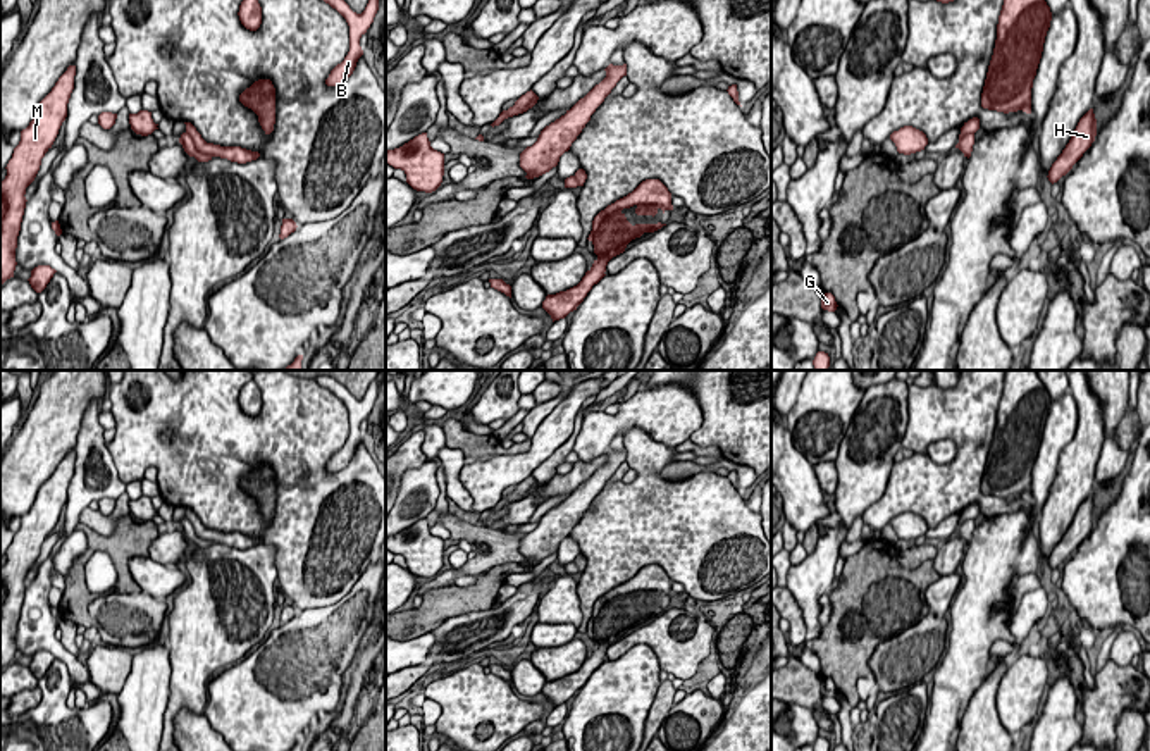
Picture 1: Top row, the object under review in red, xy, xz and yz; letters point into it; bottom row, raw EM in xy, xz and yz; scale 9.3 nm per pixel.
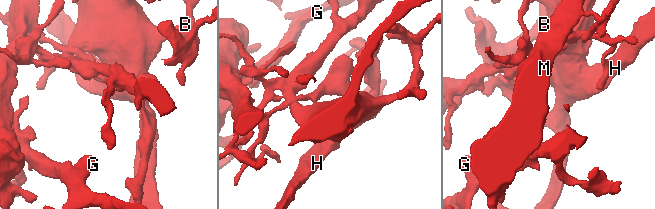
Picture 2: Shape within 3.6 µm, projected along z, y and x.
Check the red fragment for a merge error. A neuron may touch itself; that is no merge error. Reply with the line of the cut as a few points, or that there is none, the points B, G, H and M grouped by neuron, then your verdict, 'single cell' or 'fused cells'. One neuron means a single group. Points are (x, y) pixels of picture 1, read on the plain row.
cut xy (186, 517), (200, 538), (214, 541); groups B G H / M; fused cells

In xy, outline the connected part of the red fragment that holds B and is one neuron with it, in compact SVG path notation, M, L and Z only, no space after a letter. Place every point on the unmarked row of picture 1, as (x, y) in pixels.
M318 376L315 381L325 389L329 389L332 394L336 394L349 412L349 438L344 443L344 446L337 450L325 465L327 472L339 472L348 467L348 463L353 460L356 453L358 444L363 441L360 424L367 419L367 415L374 408L374 403L379 396L379 382L375 377L370 382L365 396L362 400L356 400L349 394L349 391L343 384L339 384L336 379L329 376Z

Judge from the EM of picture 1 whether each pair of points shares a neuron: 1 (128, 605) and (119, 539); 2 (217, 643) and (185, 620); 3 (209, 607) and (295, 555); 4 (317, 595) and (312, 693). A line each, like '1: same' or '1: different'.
1: different
2: same
3: different
4: different

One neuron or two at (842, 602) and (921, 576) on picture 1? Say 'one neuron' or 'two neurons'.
one neuron

